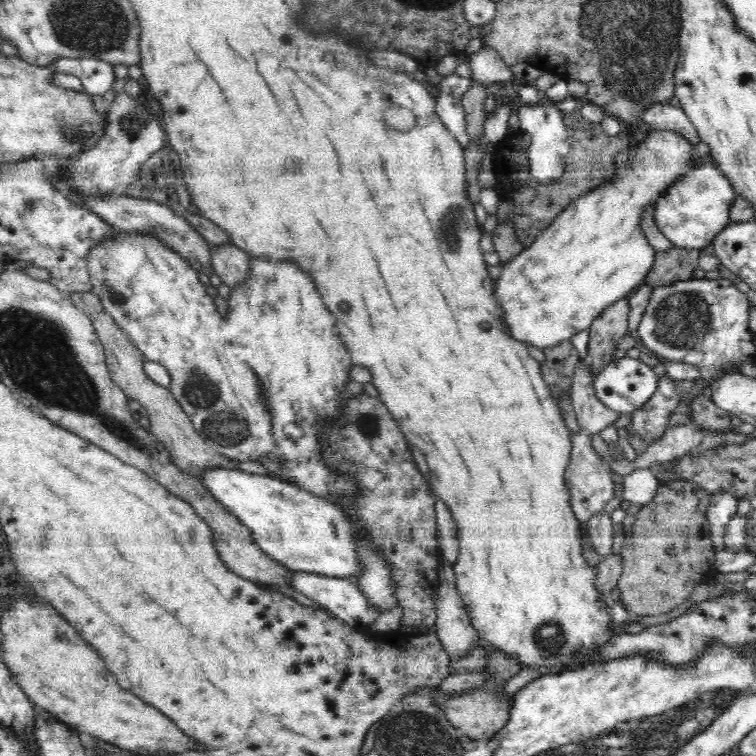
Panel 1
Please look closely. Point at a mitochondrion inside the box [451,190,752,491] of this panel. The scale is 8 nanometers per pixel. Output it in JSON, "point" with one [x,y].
{"point":[681,320]}

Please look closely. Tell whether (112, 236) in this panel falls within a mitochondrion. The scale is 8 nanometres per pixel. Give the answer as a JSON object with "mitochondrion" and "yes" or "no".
{"mitochondrion":"no"}

